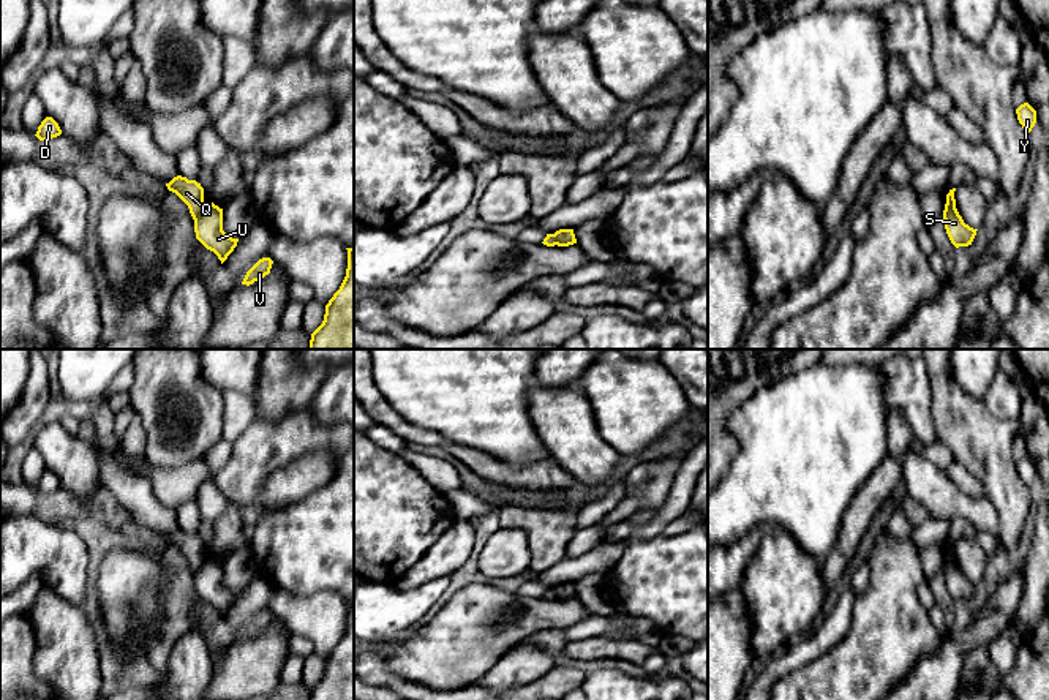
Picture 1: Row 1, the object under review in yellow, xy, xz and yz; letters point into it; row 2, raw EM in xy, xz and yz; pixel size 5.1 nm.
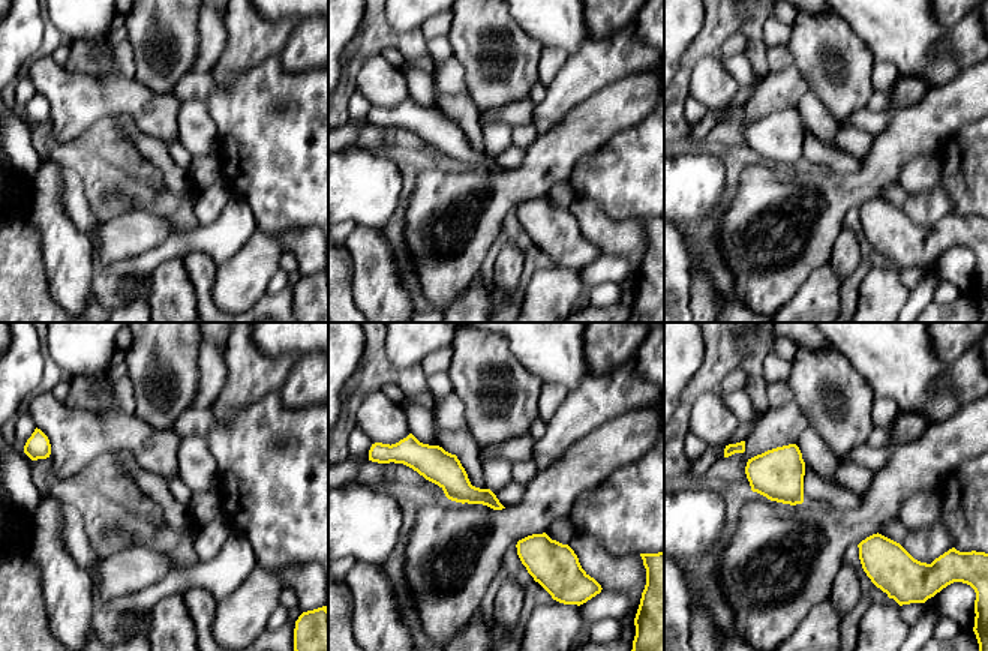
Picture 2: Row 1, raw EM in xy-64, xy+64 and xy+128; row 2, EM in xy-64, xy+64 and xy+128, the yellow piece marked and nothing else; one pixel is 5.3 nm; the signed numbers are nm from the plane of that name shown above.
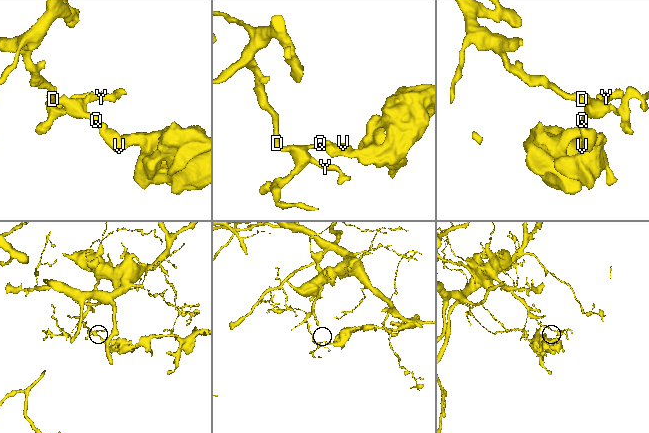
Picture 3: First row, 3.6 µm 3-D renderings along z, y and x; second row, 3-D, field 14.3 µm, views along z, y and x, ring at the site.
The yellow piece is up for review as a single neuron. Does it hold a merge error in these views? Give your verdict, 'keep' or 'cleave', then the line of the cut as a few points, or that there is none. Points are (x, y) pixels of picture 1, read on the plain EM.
cleave; cut in xy along (204, 556), (195, 574)

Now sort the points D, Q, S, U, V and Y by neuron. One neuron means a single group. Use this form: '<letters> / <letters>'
D Q Y / S U V

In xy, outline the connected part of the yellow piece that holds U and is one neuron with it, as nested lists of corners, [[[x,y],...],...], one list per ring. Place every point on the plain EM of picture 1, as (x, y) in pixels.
[[[204,556],[202,566],[194,574],[196,593],[213,605],[221,618],[237,600],[239,593],[229,591],[223,585],[223,563],[213,556]]]

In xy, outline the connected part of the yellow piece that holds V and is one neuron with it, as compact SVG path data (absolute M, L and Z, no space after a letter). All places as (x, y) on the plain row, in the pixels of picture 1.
M270 612L259 613L245 629L242 638L253 638L254 635L262 634L265 629L270 627L273 615Z

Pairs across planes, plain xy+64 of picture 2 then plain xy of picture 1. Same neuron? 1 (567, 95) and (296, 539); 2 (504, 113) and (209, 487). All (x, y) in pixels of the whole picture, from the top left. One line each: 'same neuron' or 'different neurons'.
1: same neuron
2: different neurons

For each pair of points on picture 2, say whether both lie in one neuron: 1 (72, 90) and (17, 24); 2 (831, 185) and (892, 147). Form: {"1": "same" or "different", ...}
{"1": "different", "2": "same"}

